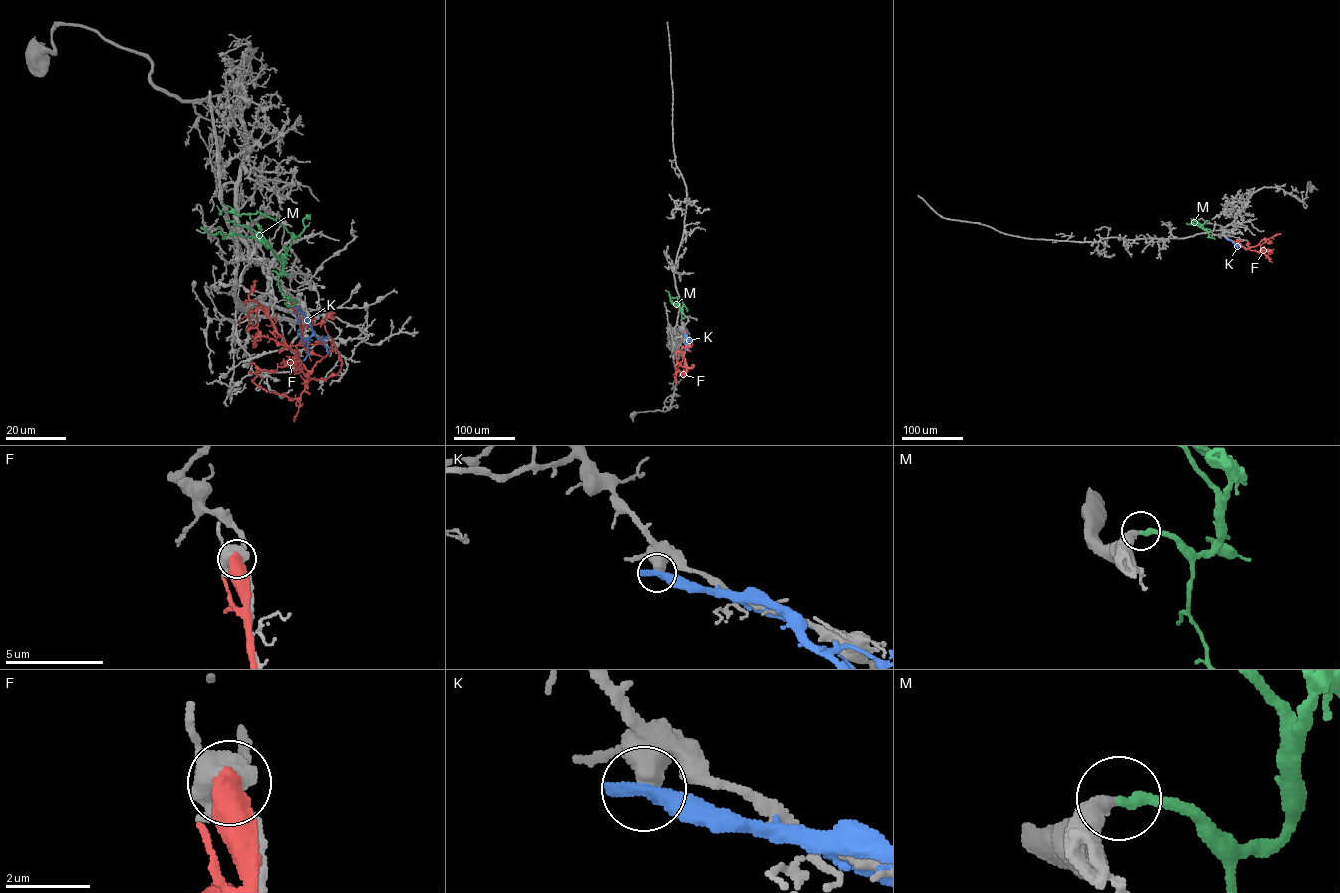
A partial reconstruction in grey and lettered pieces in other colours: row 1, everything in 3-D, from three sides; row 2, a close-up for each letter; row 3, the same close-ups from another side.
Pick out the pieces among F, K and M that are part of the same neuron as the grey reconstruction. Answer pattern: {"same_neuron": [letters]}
{"same_neuron": ["M"]}

